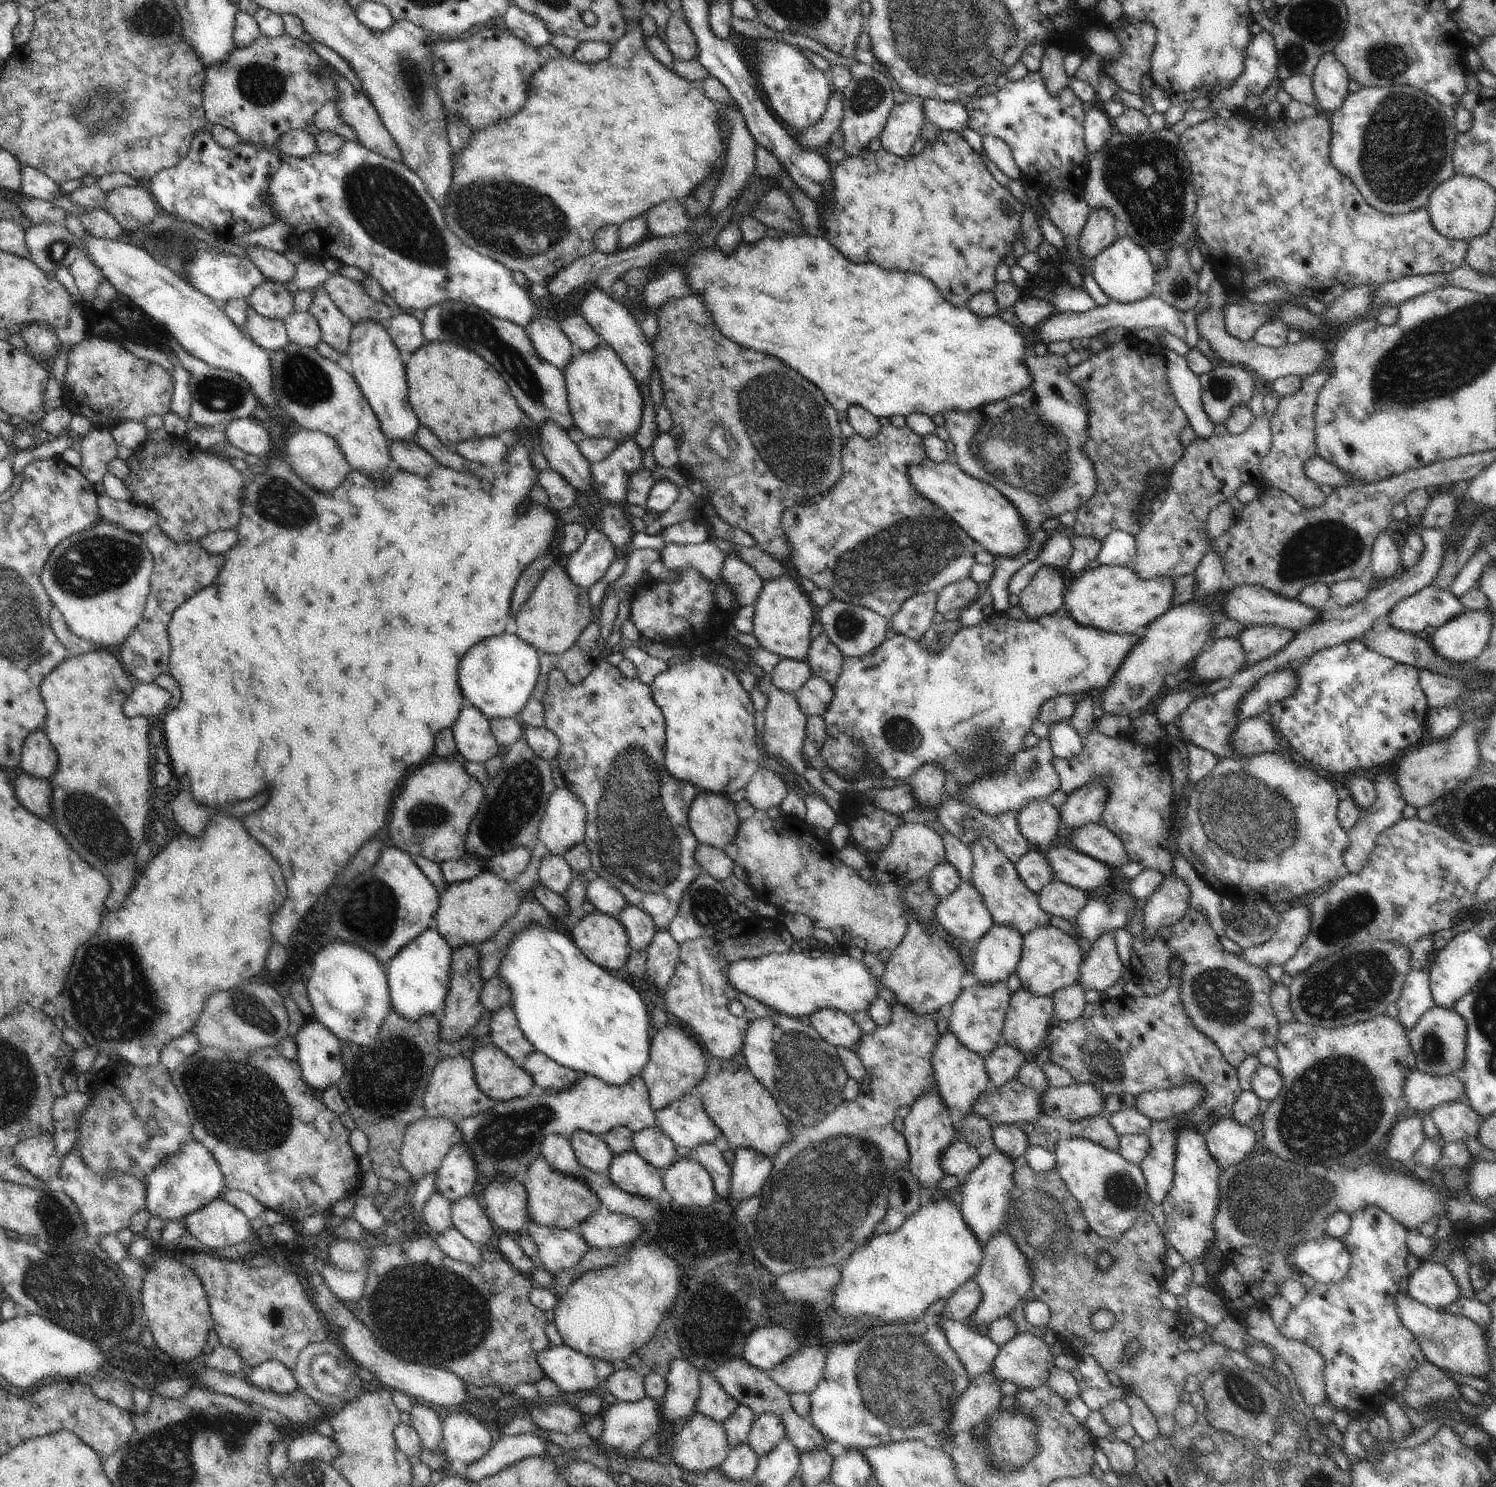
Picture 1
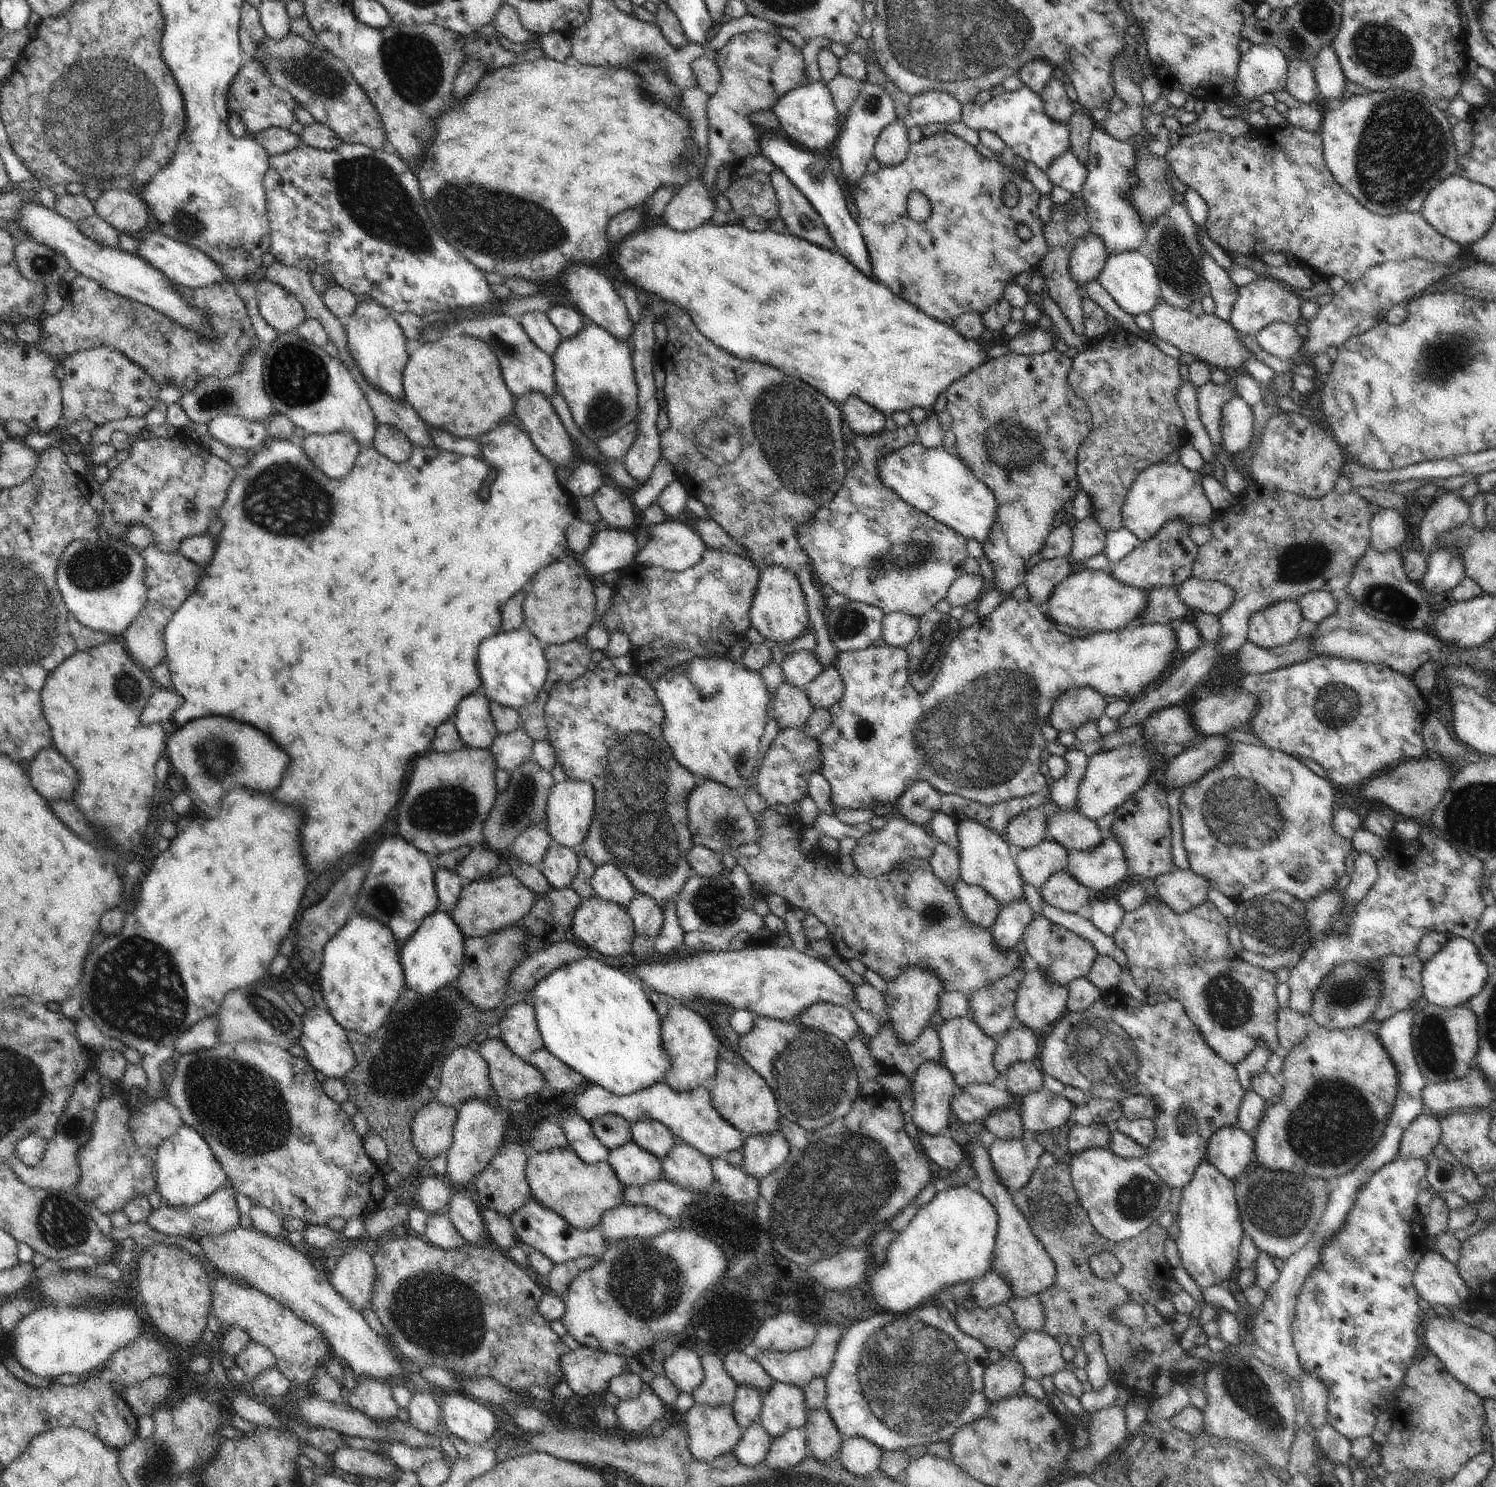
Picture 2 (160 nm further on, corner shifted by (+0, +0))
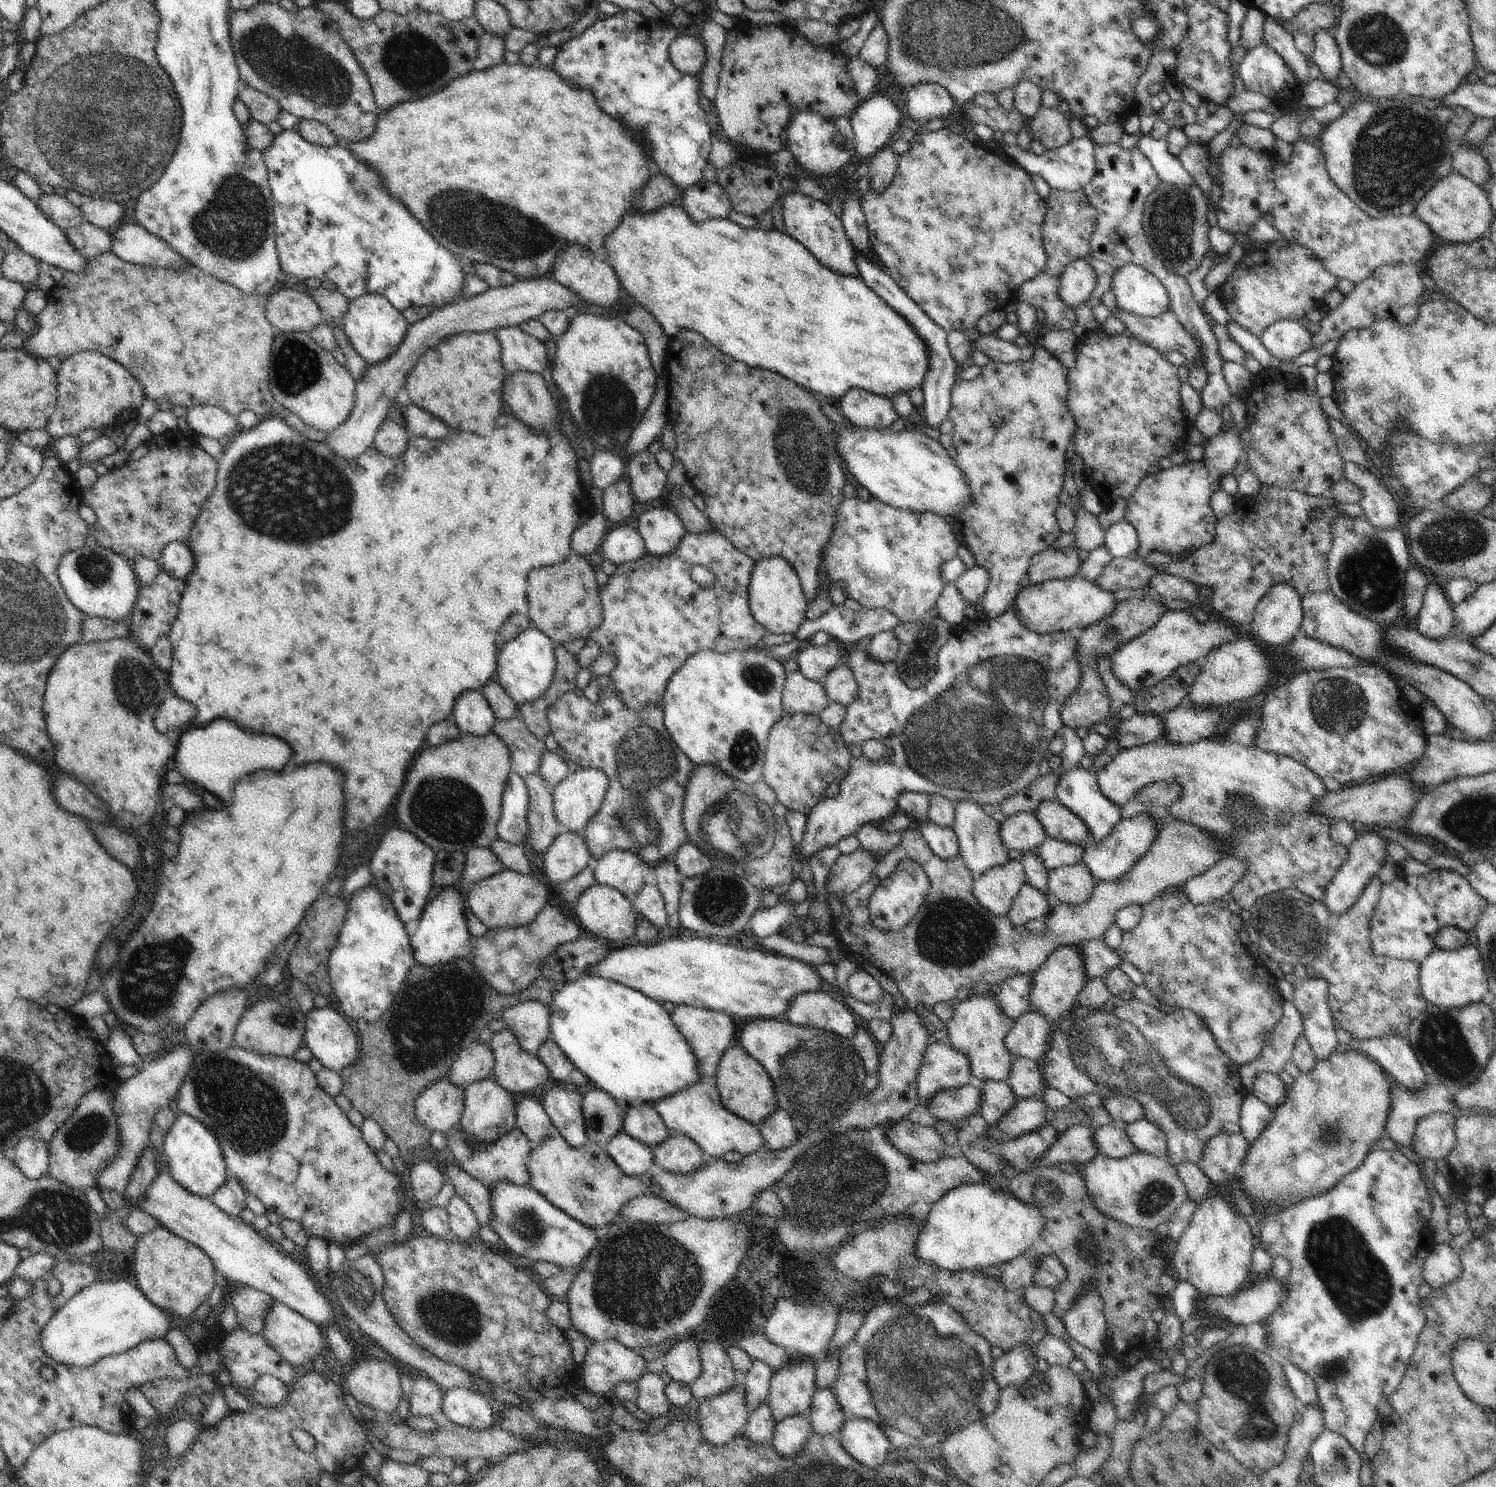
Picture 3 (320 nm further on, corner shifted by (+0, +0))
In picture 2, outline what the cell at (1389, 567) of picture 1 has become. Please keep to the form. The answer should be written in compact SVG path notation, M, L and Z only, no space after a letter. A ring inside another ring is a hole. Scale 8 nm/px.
M1382 507L1378 513L1372 515L1370 547L1383 553L1399 549L1406 538L1404 519L1400 513L1400 511Z

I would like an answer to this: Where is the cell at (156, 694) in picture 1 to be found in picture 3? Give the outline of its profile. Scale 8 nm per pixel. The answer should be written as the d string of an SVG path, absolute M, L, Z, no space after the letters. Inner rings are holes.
M170 696L162 702L154 722L156 722L156 730L166 734L170 728L176 726L184 726L188 722L192 722L196 716L196 708L194 704L186 702L186 700L178 700L176 696Z

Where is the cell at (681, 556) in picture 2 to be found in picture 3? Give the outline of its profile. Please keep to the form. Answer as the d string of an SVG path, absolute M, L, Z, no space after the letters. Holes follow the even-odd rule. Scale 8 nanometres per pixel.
M662 507L644 511L636 529L644 539L647 552L653 555L673 553L686 532L678 515Z

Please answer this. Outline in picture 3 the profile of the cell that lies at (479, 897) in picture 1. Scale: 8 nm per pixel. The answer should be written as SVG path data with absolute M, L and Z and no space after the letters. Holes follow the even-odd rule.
M503 868L498 874L470 887L467 908L488 929L515 929L530 924L548 904L546 899L546 887L532 873L524 874Z

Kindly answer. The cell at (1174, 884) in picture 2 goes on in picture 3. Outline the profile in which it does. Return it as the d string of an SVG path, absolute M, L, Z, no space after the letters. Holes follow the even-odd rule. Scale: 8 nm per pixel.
M1230 855L1201 875L1188 879L1181 890L1194 904L1212 904L1215 900L1227 899L1229 892L1246 873L1247 864L1242 859Z

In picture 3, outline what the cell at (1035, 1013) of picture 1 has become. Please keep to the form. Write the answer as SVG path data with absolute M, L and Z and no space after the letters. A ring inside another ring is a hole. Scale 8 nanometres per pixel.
M1078 943L1062 945L1050 953L1046 962L1034 972L1035 985L1031 989L1030 1010L1041 1012L1048 1020L1054 1022L1058 1018L1063 1019L1078 1005L1078 995L1089 979L1082 954Z

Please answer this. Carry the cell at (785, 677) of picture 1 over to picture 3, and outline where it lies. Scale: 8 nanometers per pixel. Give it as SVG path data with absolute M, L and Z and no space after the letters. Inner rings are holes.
M835 641L821 646L804 644L798 646L794 656L798 659L800 670L809 679L821 681L831 670L842 664L843 649L844 646Z

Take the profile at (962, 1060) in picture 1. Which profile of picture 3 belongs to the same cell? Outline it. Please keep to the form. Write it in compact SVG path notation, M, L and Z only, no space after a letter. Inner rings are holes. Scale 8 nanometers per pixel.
M979 989L963 1001L956 1001L953 1017L946 1023L950 1044L970 1057L971 1073L977 1084L988 1079L1006 1081L1014 1061L1014 1056L1006 1048L1004 1039L1016 1020L1010 1018L1003 1008L999 1007L995 996L996 994L989 994L987 990Z

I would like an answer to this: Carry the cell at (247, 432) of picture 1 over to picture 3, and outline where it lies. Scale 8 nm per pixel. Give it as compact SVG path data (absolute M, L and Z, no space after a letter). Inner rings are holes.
M212 404L189 408L185 416L192 435L202 434L218 440L224 435L232 436L240 430L233 416Z

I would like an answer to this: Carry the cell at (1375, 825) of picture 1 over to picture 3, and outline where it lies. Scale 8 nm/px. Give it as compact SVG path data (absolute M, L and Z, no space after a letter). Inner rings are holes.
M1374 877L1364 889L1362 896L1329 928L1327 947L1321 955L1306 965L1310 979L1325 979L1328 983L1327 1001L1330 1012L1338 1026L1346 1030L1354 1041L1383 1039L1387 1035L1409 1036L1412 1021L1426 1010L1429 1002L1422 996L1419 983L1420 963L1400 961L1387 956L1377 955L1371 947L1371 922L1373 912L1379 903L1383 883Z

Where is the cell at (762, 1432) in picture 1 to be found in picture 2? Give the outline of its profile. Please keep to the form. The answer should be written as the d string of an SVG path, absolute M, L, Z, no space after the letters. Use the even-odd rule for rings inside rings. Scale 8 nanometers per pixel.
M774 1381L769 1392L763 1396L758 1420L772 1440L788 1429L802 1428L807 1413L804 1388Z

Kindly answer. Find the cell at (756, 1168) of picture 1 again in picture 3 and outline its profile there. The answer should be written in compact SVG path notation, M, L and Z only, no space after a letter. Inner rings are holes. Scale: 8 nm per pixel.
M780 1107L774 1109L758 1127L765 1142L764 1150L777 1151L790 1148L800 1135L790 1114Z

